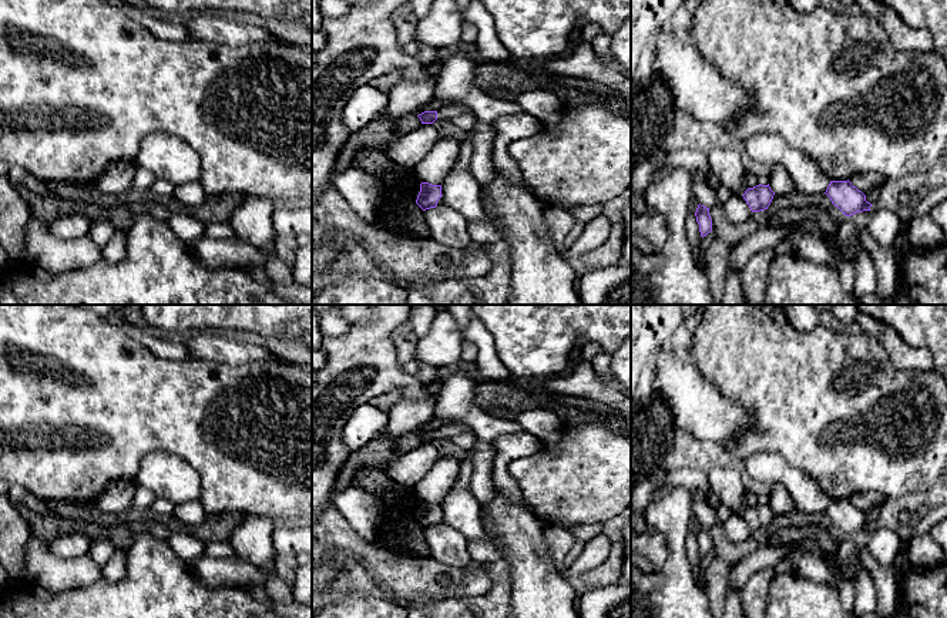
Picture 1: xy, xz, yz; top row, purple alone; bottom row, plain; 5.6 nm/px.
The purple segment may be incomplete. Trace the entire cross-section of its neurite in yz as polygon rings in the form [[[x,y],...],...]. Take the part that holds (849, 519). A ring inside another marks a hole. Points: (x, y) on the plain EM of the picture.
[[[849,498],[830,500],[825,513],[846,535],[852,535],[863,530],[870,530],[872,525],[872,523],[866,520],[866,514],[853,506]]]

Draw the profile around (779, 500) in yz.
[[[775,484],[768,487],[769,506],[775,513],[790,513],[796,511],[792,497],[789,496],[783,484]]]

